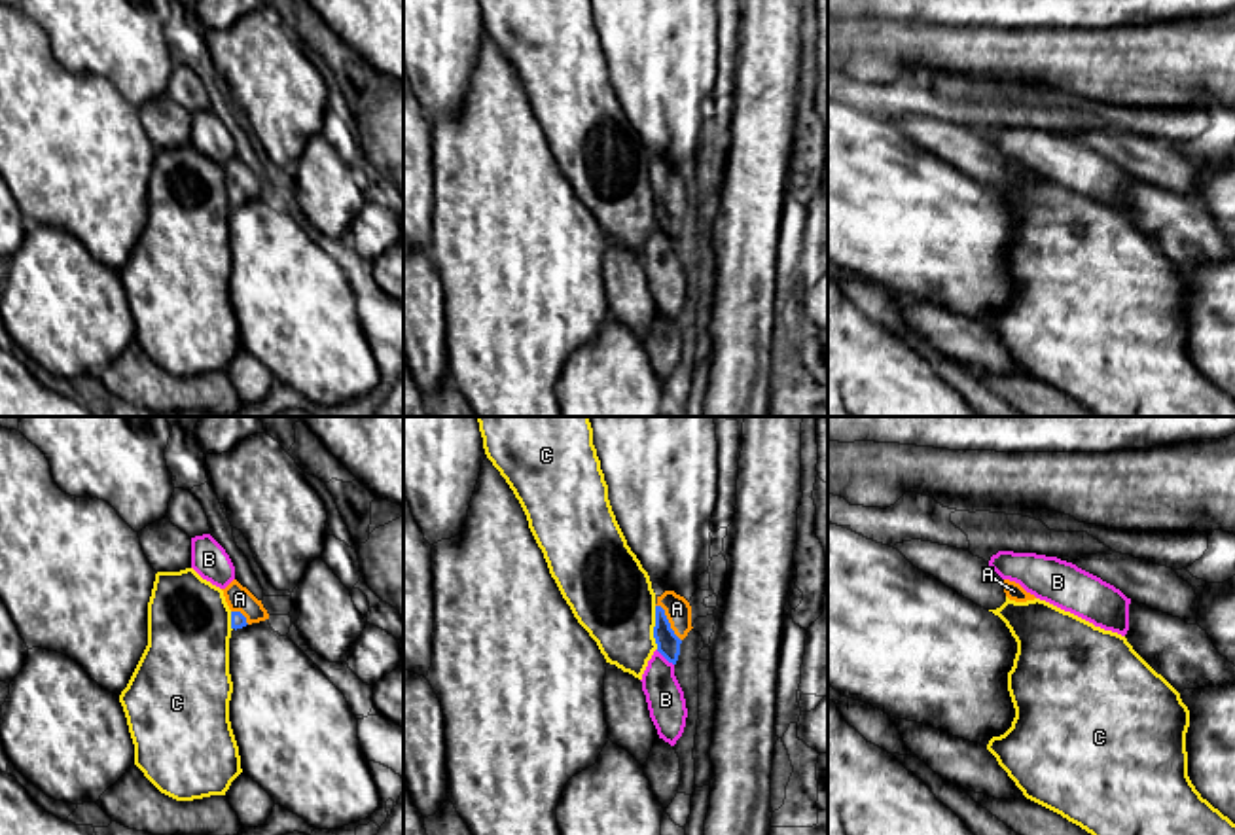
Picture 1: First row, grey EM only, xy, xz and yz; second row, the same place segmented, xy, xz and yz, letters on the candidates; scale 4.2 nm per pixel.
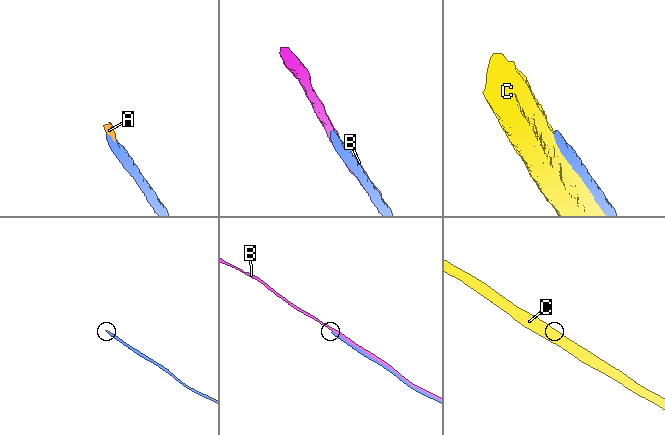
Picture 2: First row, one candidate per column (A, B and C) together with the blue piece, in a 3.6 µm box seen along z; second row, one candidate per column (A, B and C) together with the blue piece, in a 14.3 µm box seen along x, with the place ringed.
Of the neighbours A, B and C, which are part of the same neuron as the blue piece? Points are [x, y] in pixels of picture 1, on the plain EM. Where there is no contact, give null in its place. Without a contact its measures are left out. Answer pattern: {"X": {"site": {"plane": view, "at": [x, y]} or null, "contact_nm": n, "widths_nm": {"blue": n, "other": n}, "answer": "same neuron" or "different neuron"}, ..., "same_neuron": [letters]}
{"A": {"site": {"plane": "xz", "at": [667, 197]}, "contact_nm": 190, "widths_nm": {"blue": 100, "other": 110}, "answer": "same neuron"}, "B": {"site": {"plane": "xz", "at": [665, 233]}, "contact_nm": 100, "widths_nm": {"blue": 100, "other": 160}, "answer": "different neuron"}, "C": {"site": {"plane": "xz", "at": [654, 203]}, "contact_nm": 180, "widths_nm": {"blue": 100, "other": 360}, "answer": "different neuron"}, "same_neuron": ["A"]}

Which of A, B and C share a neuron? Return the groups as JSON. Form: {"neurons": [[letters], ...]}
{"neurons": [["A"], ["B"], ["C"]]}

